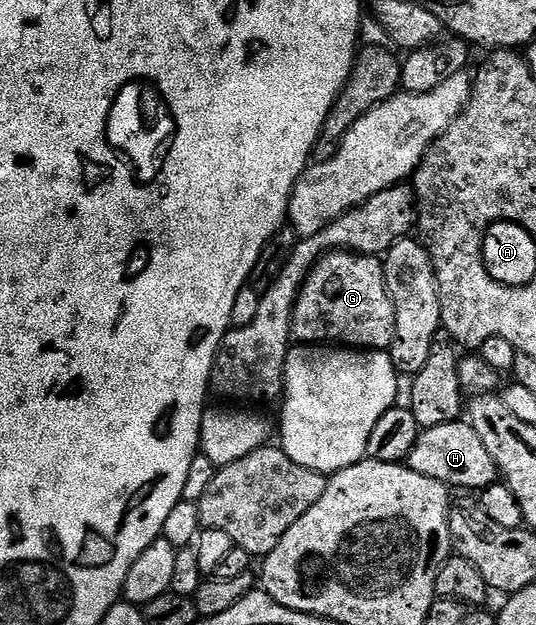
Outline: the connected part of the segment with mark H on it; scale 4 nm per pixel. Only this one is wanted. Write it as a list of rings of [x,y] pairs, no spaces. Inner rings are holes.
[[[462,419],[421,430],[416,447],[410,452],[408,464],[412,471],[416,471],[416,475],[428,475],[428,479],[436,479],[455,490],[481,491],[495,484],[500,477],[498,464],[492,455],[488,455],[488,447],[480,443],[480,435],[476,435],[474,428]]]

